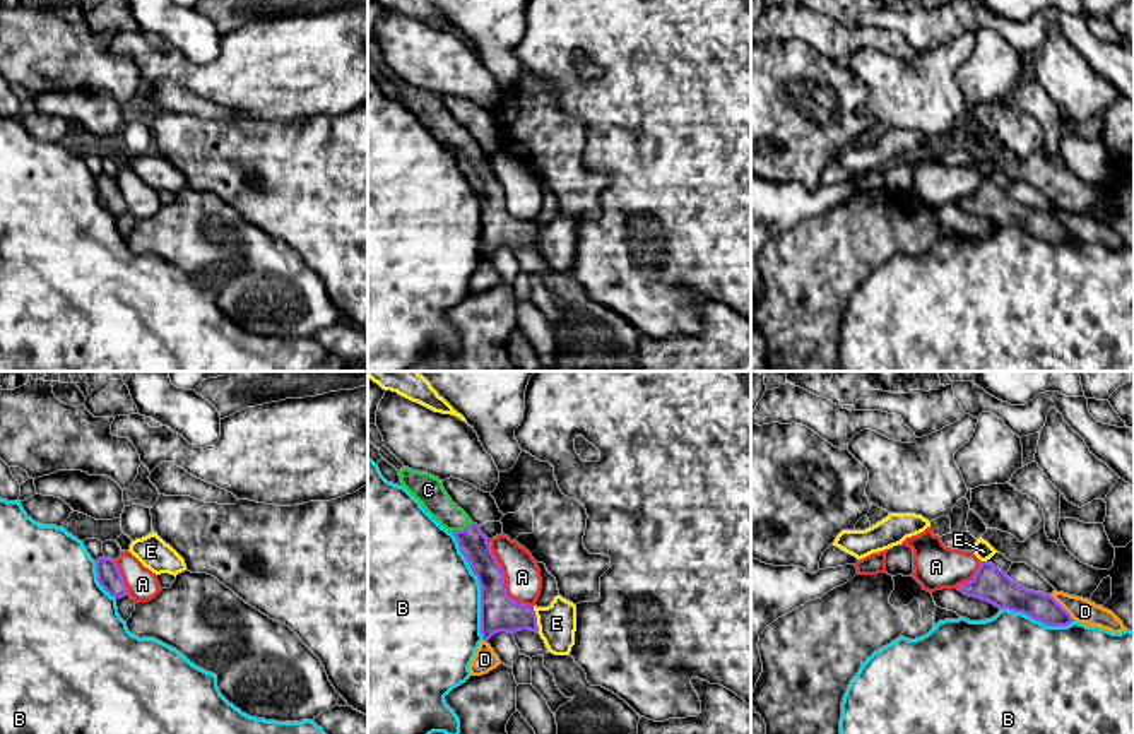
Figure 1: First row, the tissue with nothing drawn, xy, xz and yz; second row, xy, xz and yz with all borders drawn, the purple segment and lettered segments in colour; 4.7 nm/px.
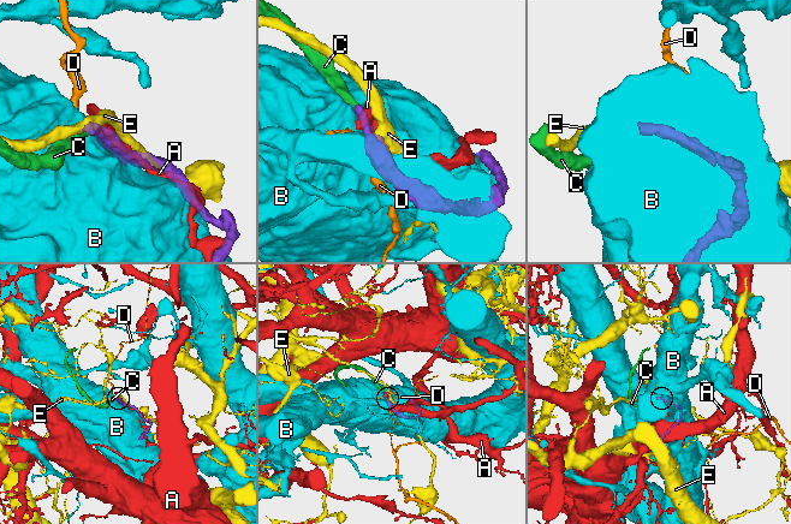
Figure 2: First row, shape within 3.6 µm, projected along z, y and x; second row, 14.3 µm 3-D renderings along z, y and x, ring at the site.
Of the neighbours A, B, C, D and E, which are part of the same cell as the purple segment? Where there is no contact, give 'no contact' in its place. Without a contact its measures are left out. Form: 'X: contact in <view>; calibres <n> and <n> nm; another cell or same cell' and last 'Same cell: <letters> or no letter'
A: contact in xz; calibres 180 and 180 nm; another cell
B: contact in xz; calibres 180 and 480 nm; another cell
C: contact in xz; calibres 140 and 140 nm; same cell
D: contact in yz; calibres 140 and 120 nm; another cell
E: contact in xz; calibres 180 and 180 nm; another cell
Same cell: C

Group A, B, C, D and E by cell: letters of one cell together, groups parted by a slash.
A / B / C / D / E

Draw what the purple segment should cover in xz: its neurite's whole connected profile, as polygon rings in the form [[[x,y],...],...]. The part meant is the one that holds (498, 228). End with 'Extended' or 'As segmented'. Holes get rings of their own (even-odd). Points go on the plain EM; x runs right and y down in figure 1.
[[[404,84],[399,87],[402,103],[446,147],[450,147],[481,202],[481,252],[487,258],[499,248],[515,252],[530,246],[539,252],[532,222],[520,221],[506,210],[505,190],[498,181],[481,142],[458,125],[443,104],[443,98]]]. Extended

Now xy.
[[[99,175],[96,176],[96,190],[99,202],[115,216],[121,216],[128,212],[128,205],[125,197],[118,186],[118,181],[111,175]]]. As segmented

